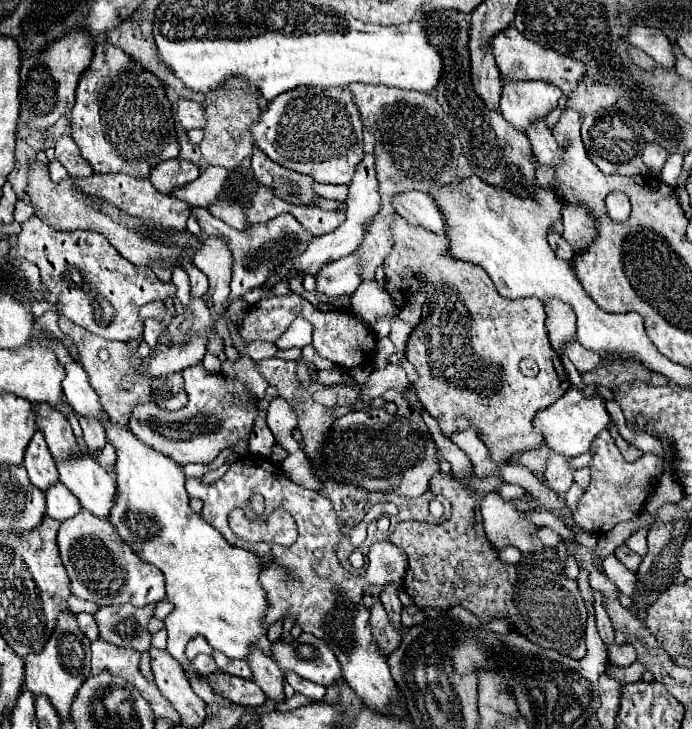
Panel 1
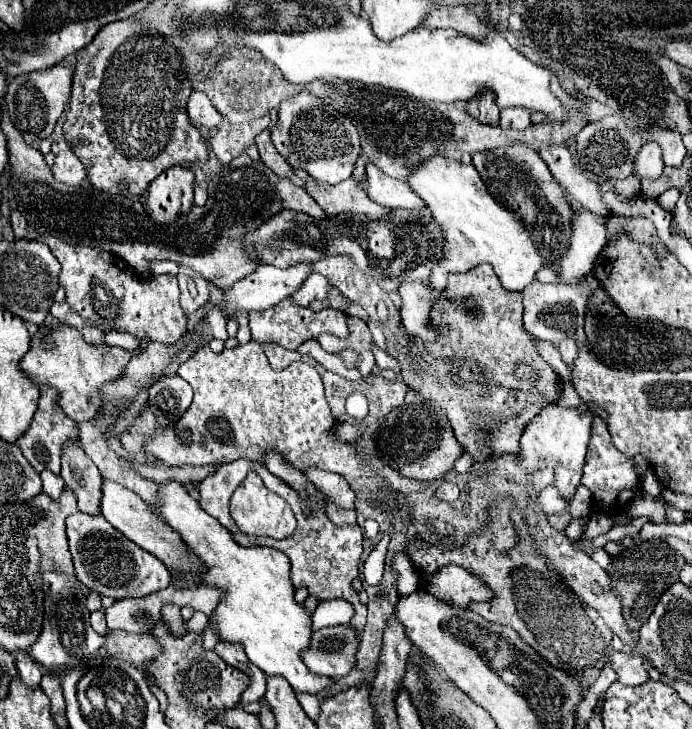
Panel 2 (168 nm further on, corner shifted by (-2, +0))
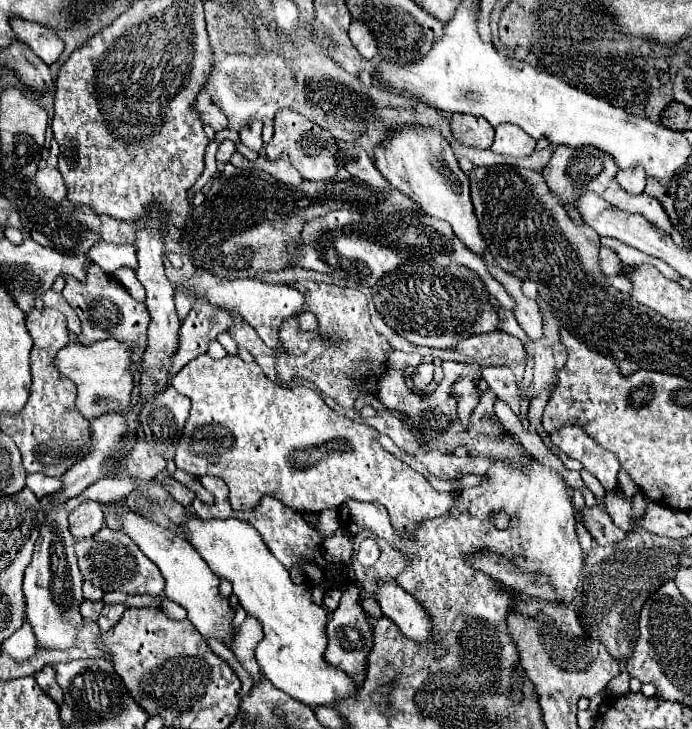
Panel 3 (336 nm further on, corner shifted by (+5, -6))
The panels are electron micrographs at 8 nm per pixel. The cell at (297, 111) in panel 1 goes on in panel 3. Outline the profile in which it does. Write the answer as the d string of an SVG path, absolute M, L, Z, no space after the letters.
M281 109L275 115L275 133L269 145L265 147L265 153L269 159L279 159L283 155L289 157L289 163L295 165L295 169L301 173L307 181L327 181L333 179L339 171L337 167L337 139L331 135L331 131L321 129L301 113L293 109Z

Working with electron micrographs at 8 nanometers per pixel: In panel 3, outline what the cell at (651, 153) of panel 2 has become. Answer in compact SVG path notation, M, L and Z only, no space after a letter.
M639 165L639 167L633 167L633 169L619 171L619 173L617 173L617 181L619 181L619 185L621 185L625 191L637 195L637 193L643 193L647 175L645 175L645 169Z

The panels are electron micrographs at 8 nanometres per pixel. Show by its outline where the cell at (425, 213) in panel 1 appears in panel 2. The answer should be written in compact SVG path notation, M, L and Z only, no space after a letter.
M366 161L368 197L386 209L424 209L424 201L408 187L408 183L386 177L372 161Z

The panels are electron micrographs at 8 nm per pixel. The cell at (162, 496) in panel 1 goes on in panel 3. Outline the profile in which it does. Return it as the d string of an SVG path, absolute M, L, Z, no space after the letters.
M189 515L181 527L187 541L203 561L211 565L213 573L219 579L231 581L233 593L245 613L257 617L261 623L263 639L255 647L255 659L263 669L265 679L309 707L331 705L335 699L343 699L343 695L357 691L347 673L335 671L335 667L323 663L327 611L311 603L309 585L295 585L291 581L289 571L271 555L251 525L233 517L221 521Z

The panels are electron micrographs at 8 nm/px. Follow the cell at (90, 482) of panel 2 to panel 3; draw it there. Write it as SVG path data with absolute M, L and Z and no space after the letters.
M83 501L71 515L69 527L75 537L91 537L103 527L103 511L97 501Z

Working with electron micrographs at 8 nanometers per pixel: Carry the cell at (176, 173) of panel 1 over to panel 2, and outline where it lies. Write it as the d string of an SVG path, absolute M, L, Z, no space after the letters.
M172 167L158 175L148 187L146 211L158 225L170 225L174 217L182 217L194 205L194 171L186 167Z

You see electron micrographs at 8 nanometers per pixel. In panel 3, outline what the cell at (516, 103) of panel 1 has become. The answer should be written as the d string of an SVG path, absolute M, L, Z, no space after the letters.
M501 123L495 127L495 141L491 149L495 153L505 153L511 157L527 157L535 149L535 139L529 137L521 127Z

